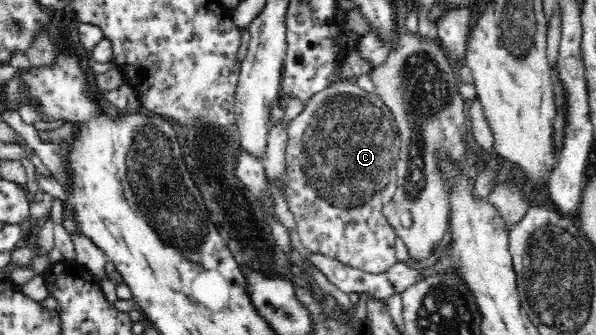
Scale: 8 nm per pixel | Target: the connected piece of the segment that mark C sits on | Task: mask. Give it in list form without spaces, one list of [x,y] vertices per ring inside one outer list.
[[[344,80],[340,84],[334,84],[332,87],[326,87],[323,91],[317,92],[314,96],[305,102],[305,107],[299,115],[290,119],[286,124],[288,144],[286,148],[286,180],[288,181],[288,194],[286,194],[286,202],[293,213],[296,232],[299,235],[302,245],[310,253],[320,253],[324,256],[338,259],[344,264],[352,267],[360,268],[366,272],[379,273],[384,272],[396,262],[396,230],[394,226],[387,221],[382,214],[382,207],[388,204],[393,193],[397,189],[397,168],[396,161],[398,159],[401,138],[395,125],[395,120],[389,108],[382,104],[379,96],[375,92],[367,92],[361,89],[357,83]]]

